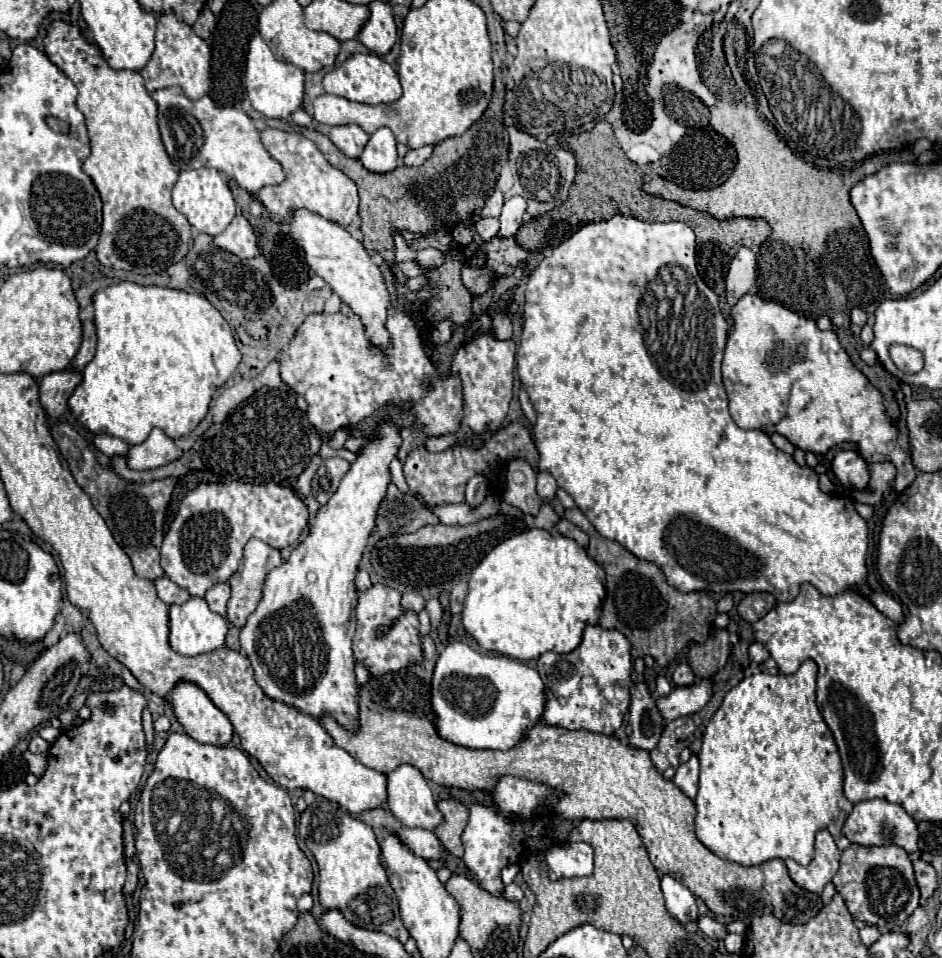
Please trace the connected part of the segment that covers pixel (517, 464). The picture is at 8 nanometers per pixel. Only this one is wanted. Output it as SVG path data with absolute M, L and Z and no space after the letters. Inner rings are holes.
M515 459L507 465L507 491L503 493L503 501L521 509L523 513L537 515L541 507L541 497L537 495L537 473L523 459Z

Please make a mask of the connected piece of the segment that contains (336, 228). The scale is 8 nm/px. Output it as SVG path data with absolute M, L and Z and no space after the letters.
M299 209L293 213L287 229L289 229L289 235L303 247L309 267L321 279L325 279L329 287L341 297L341 301L347 303L351 311L361 319L369 345L387 355L387 351L391 349L391 335L385 323L387 323L387 309L391 307L391 295L387 291L381 269L367 255L361 241L353 239L351 233L345 231L341 225L327 221L305 209Z

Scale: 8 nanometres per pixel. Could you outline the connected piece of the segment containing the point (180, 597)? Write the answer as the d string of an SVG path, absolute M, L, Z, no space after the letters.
M163 575L161 579L155 581L155 589L157 589L157 595L161 601L165 601L167 605L173 605L173 603L185 603L189 599L187 591L181 589L179 585L175 585L167 575Z

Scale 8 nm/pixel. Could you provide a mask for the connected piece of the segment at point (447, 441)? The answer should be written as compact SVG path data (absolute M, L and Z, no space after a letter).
M445 435L445 437L435 437L435 439L427 439L425 441L425 447L429 451L443 451L447 447L451 447L455 443L455 437L453 435Z

